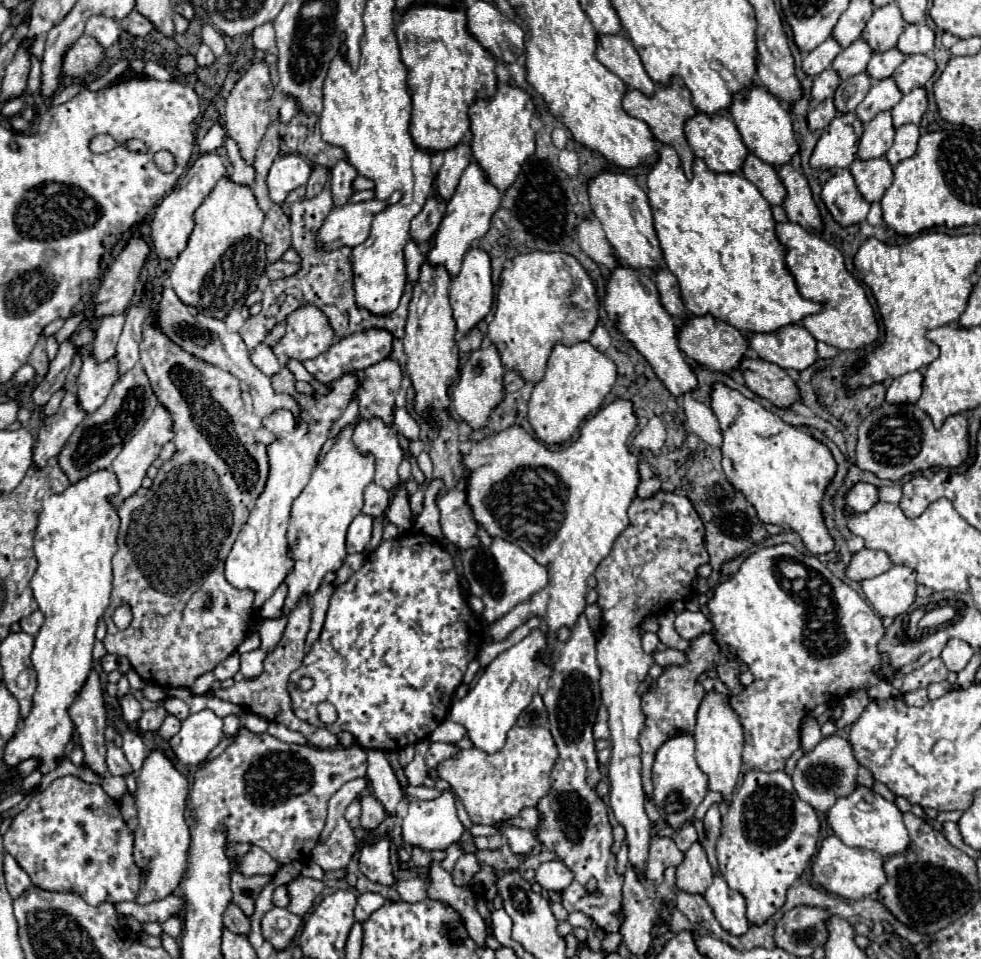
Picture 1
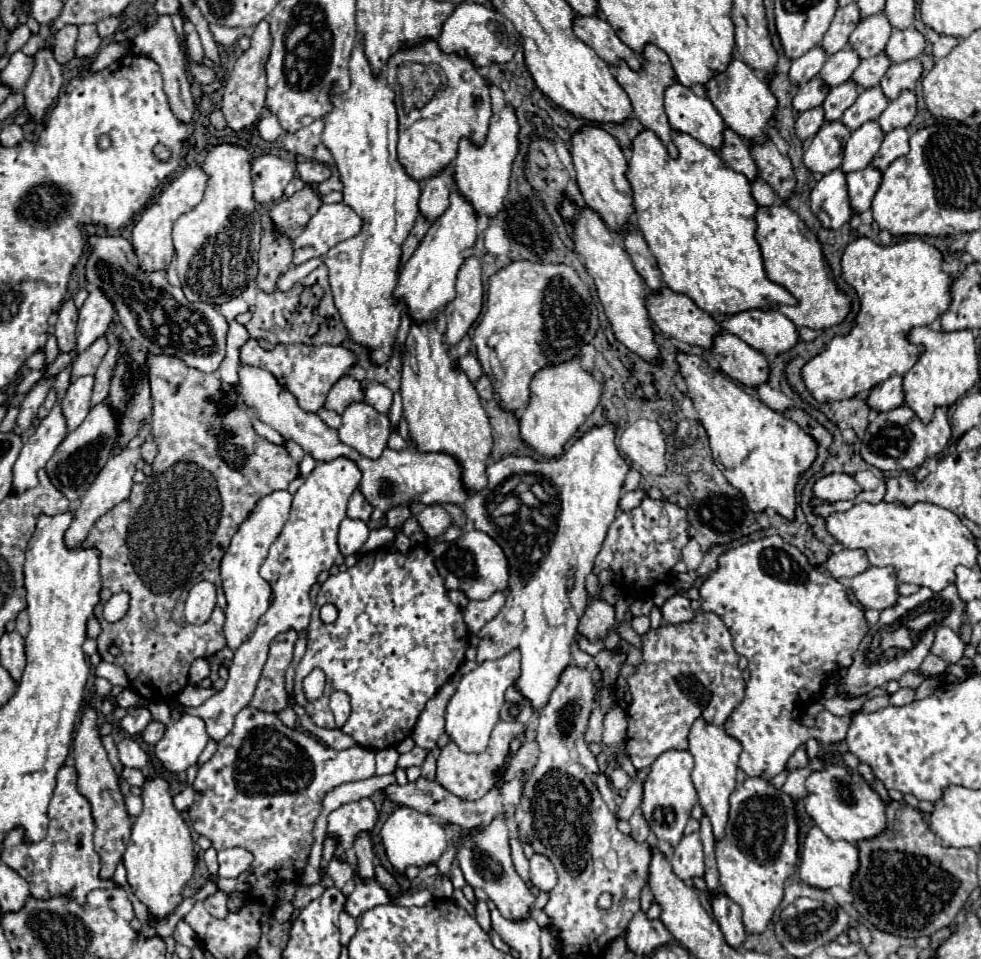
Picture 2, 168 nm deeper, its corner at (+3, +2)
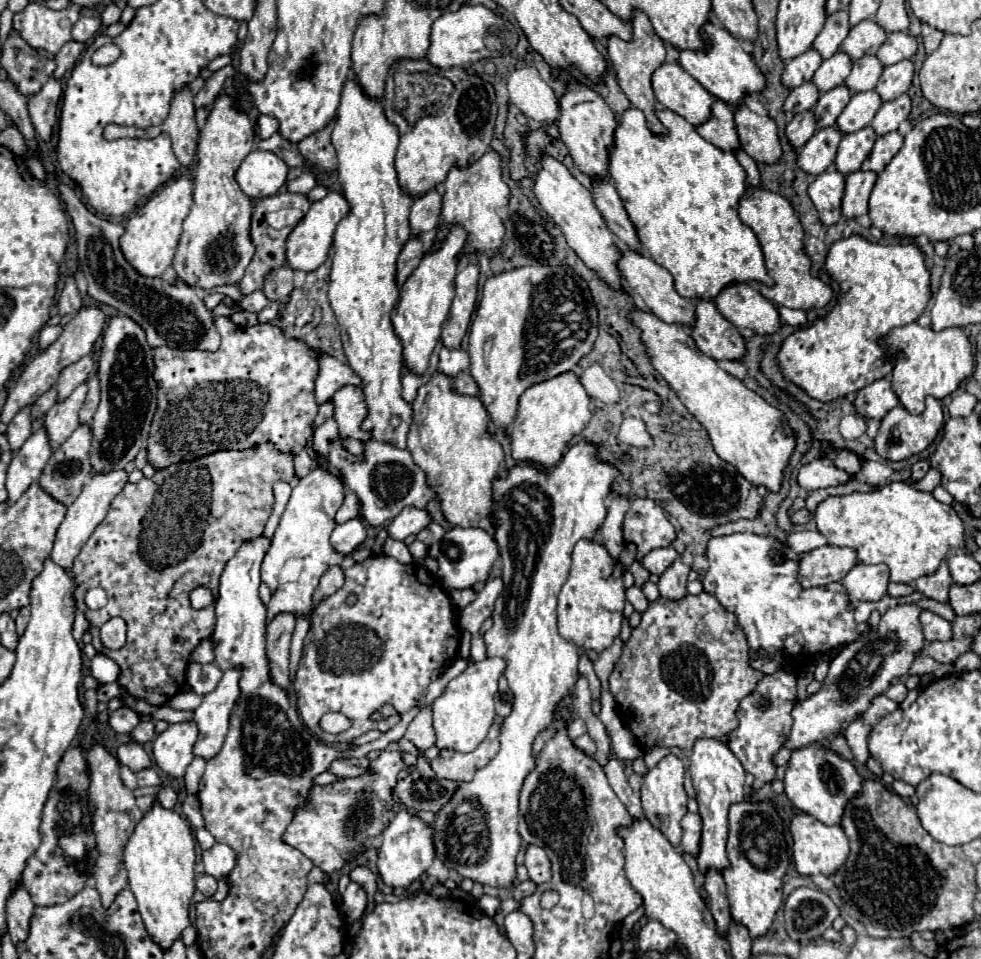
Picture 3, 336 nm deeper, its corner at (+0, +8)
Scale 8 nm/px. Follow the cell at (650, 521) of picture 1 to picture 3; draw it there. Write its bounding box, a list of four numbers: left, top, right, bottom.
[623,498,677,560]

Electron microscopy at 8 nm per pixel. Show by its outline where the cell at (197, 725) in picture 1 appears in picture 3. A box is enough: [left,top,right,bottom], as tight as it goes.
[153,722,199,778]

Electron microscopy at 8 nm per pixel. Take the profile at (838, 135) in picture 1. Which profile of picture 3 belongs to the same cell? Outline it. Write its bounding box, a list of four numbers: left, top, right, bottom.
[797,126,841,176]

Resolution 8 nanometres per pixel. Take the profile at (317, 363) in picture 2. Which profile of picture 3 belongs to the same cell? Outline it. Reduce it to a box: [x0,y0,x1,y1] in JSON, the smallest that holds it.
[145,316,317,468]

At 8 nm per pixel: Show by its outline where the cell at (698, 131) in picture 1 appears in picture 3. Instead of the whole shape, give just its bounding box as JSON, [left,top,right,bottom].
[651,62,711,126]

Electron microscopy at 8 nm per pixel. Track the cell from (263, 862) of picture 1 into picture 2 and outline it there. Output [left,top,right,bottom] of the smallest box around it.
[218,848,254,878]

